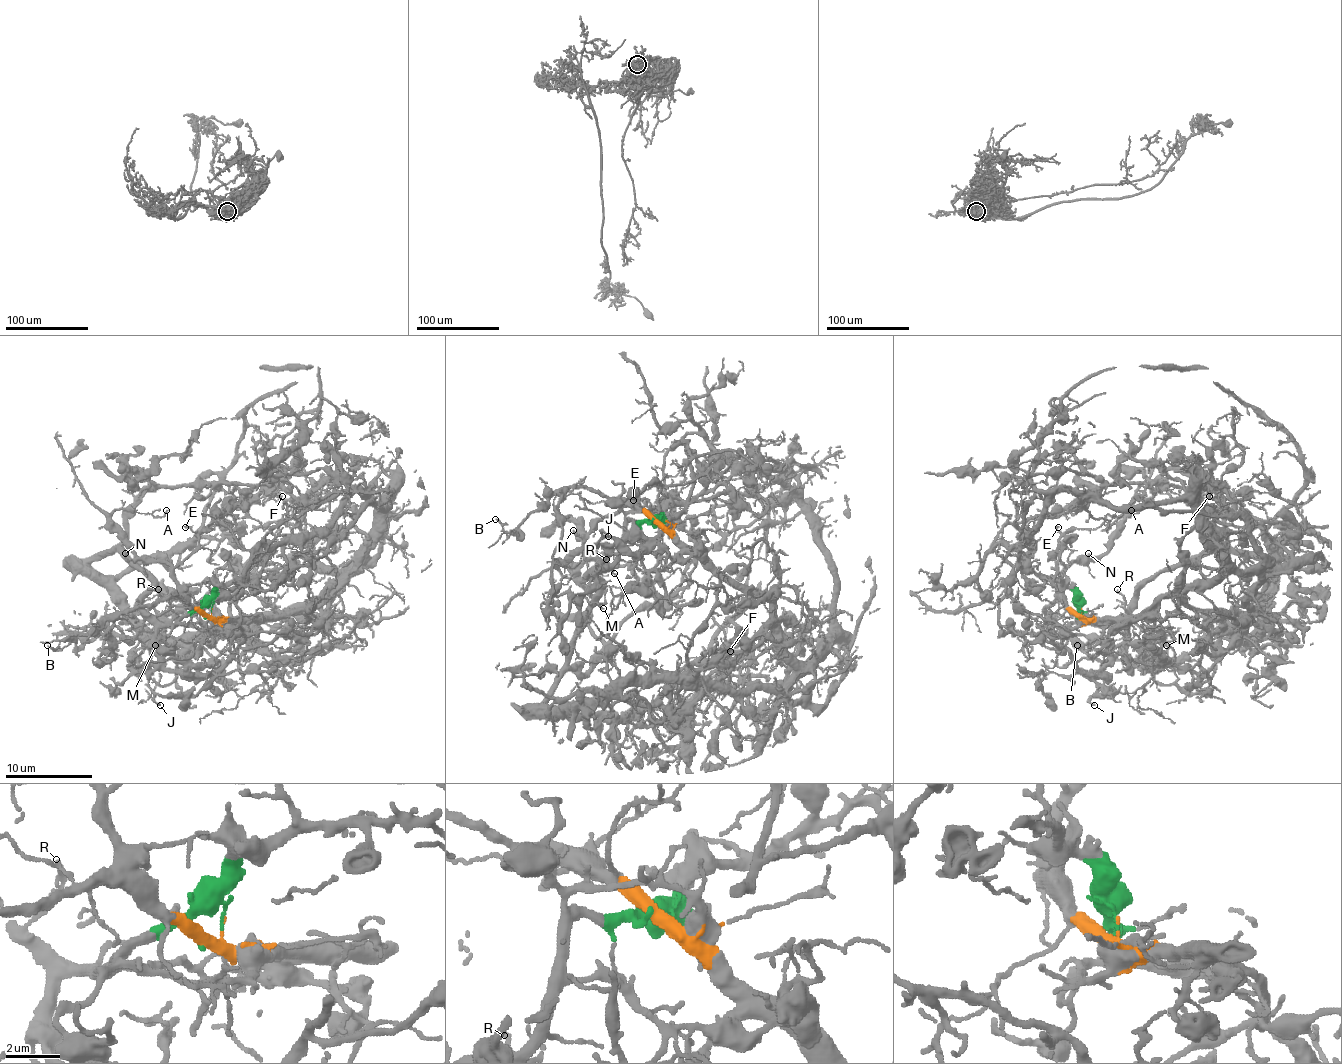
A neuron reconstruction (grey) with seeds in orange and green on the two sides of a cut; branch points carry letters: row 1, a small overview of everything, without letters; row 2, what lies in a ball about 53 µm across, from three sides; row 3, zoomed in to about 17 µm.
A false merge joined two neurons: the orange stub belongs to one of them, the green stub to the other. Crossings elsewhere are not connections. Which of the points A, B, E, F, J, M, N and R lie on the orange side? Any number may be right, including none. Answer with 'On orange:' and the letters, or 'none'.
On orange: A, B, E, F, N

